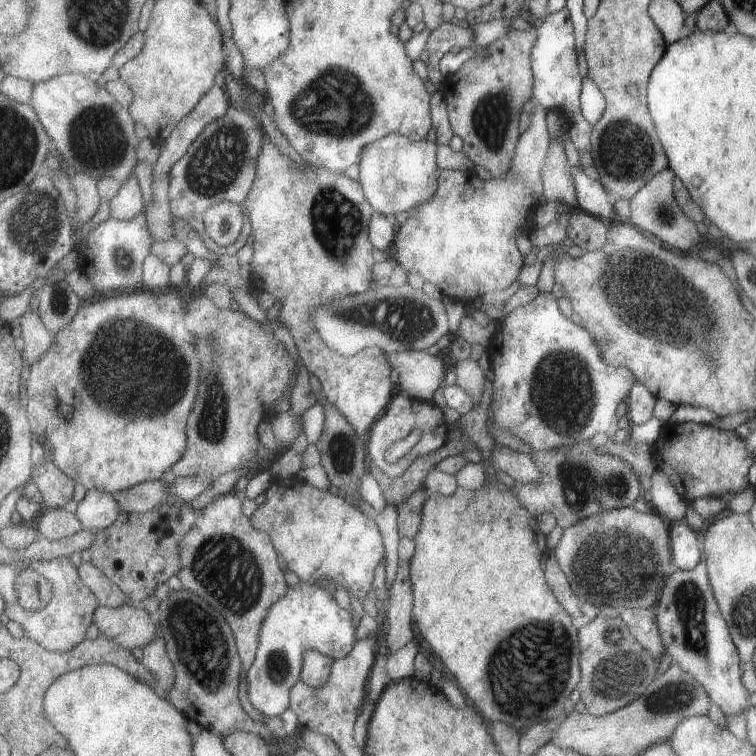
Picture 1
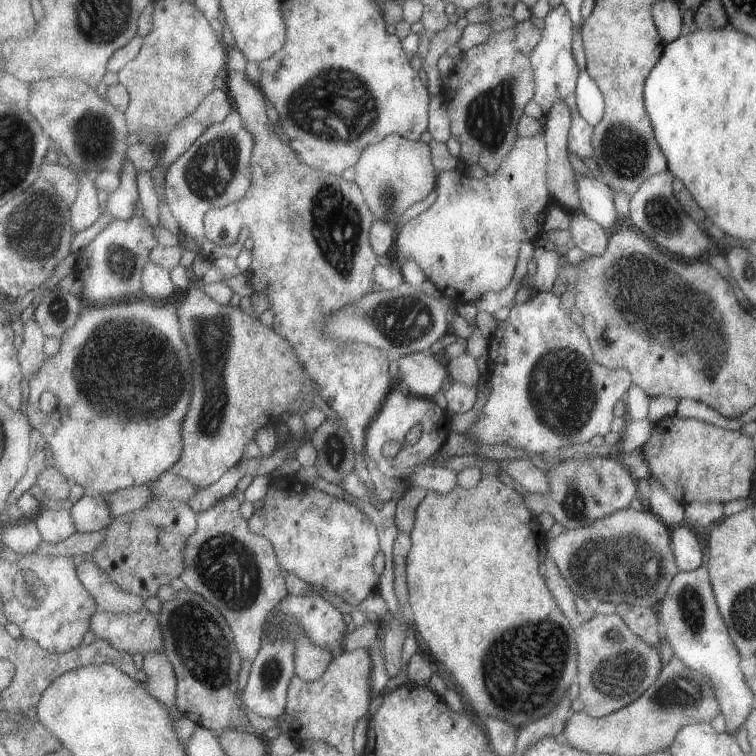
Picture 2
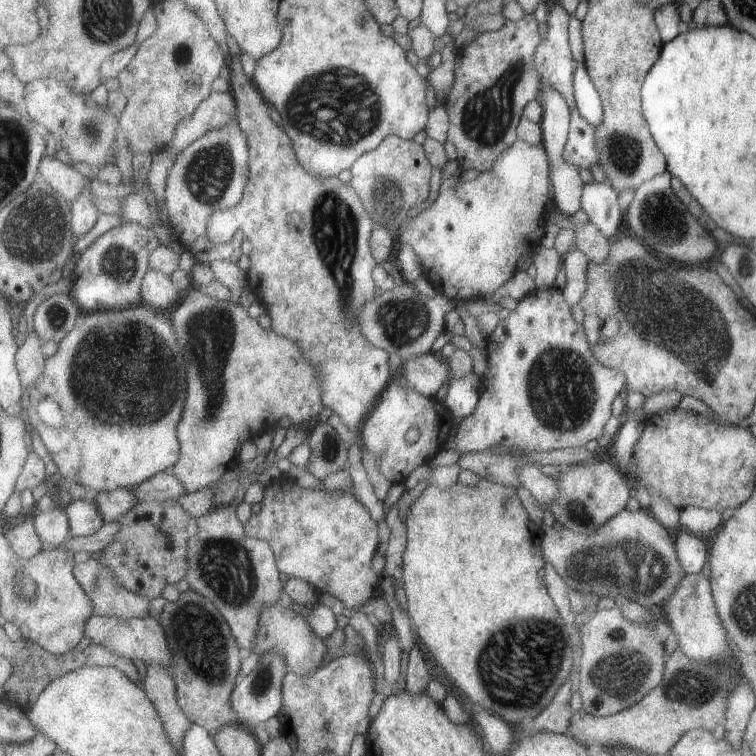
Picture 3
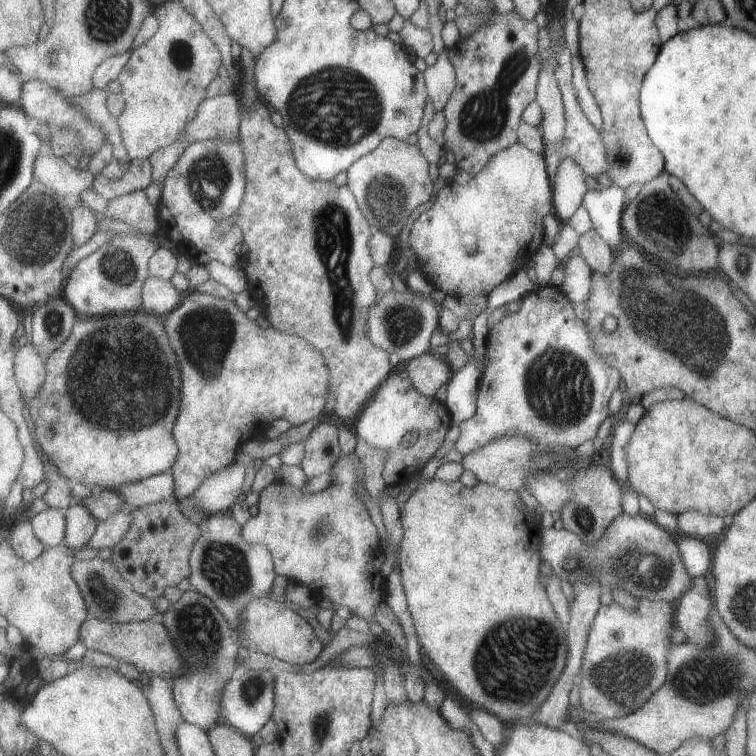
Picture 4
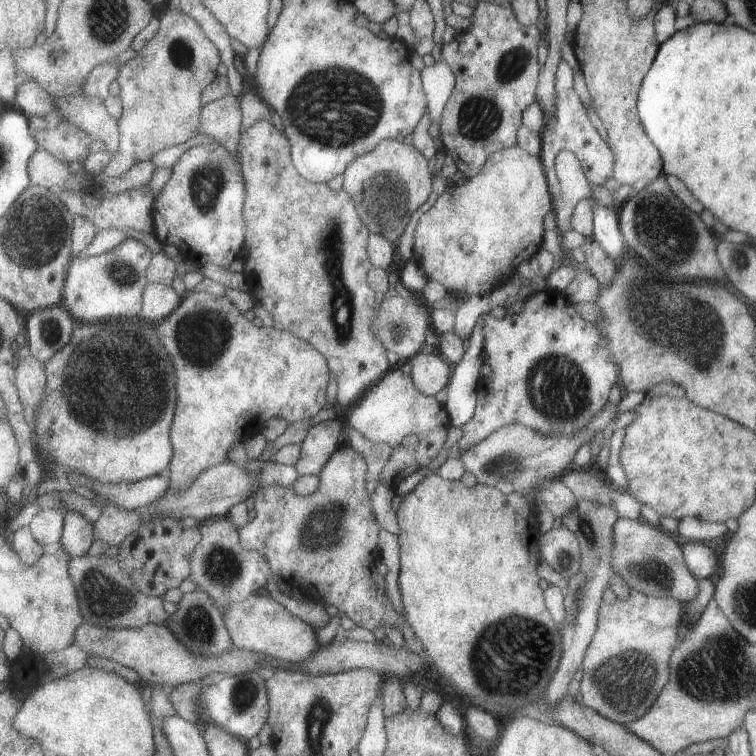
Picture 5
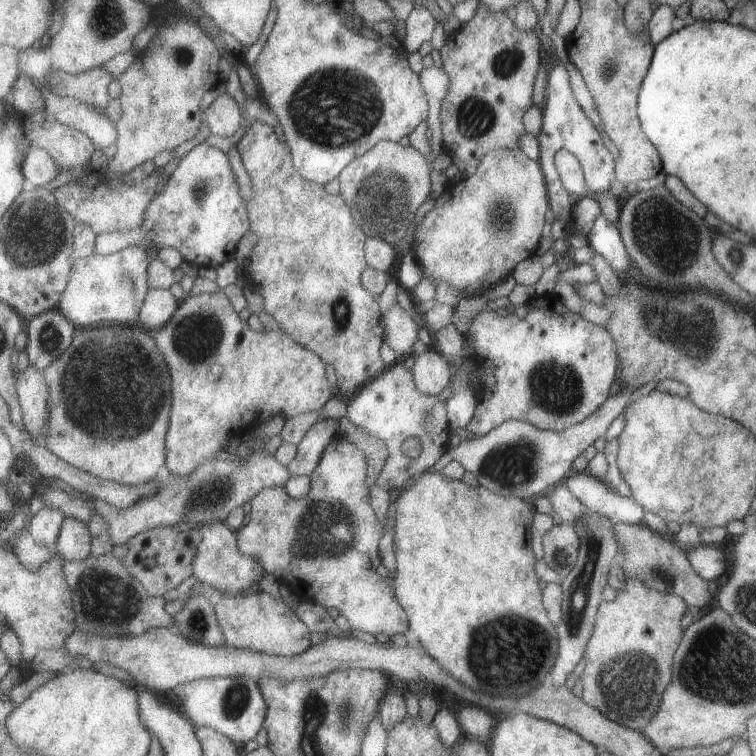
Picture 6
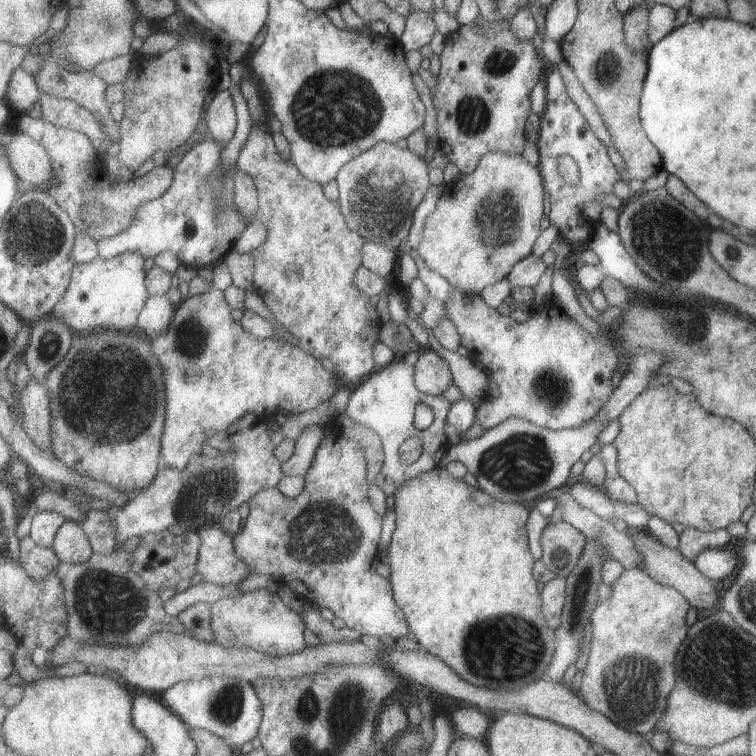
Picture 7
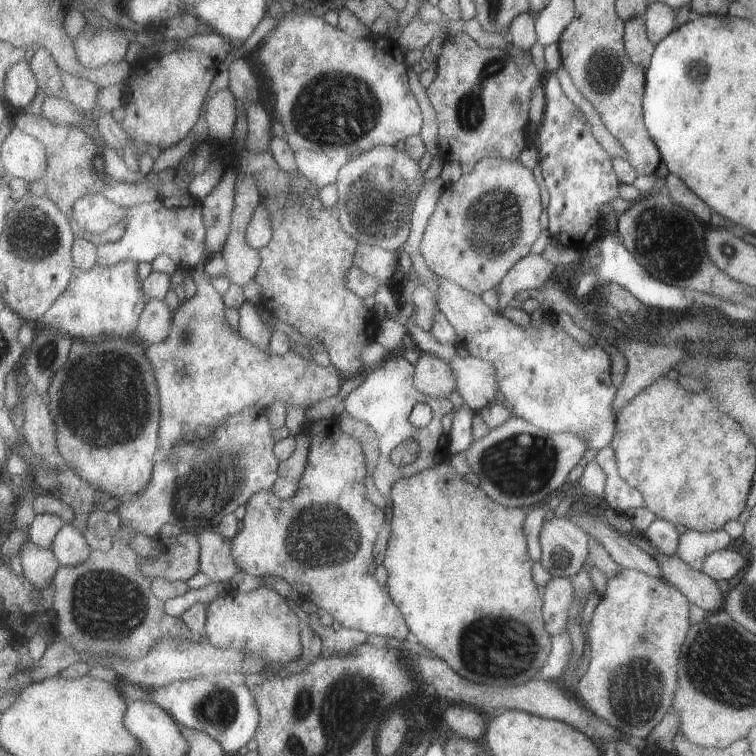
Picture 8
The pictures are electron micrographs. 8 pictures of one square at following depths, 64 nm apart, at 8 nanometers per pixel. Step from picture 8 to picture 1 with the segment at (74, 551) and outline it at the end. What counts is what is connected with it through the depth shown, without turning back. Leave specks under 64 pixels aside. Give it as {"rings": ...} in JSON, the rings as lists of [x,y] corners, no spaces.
{"rings":[[[87,490],[85,500],[77,506],[77,516],[83,522],[83,530],[101,530],[111,528],[121,518],[119,502],[115,494],[101,492],[101,490]]]}

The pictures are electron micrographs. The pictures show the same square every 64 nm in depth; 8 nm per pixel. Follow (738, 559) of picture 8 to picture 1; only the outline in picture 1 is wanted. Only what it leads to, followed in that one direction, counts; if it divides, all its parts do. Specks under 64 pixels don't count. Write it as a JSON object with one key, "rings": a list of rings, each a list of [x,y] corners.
{"rings":[[[675,522],[669,532],[669,548],[671,548],[671,560],[675,570],[689,572],[697,568],[703,560],[703,552],[699,552],[697,544],[697,532],[687,522]]]}

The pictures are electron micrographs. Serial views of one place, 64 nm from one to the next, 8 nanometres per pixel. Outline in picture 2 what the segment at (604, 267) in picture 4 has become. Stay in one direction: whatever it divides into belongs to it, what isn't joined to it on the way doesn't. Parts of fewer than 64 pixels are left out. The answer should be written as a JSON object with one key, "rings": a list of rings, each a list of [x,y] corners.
{"rings":[[[575,212],[571,216],[573,218],[571,218],[569,232],[571,232],[575,248],[583,250],[589,258],[601,258],[605,254],[605,250],[607,250],[609,232],[603,226],[589,220],[581,212]]]}

